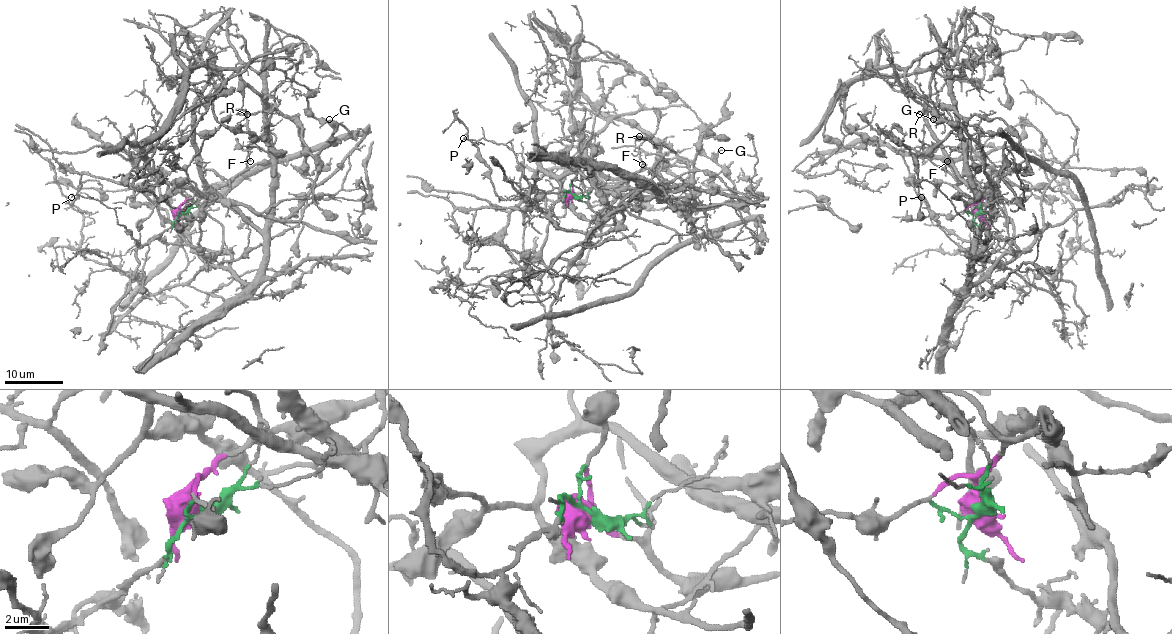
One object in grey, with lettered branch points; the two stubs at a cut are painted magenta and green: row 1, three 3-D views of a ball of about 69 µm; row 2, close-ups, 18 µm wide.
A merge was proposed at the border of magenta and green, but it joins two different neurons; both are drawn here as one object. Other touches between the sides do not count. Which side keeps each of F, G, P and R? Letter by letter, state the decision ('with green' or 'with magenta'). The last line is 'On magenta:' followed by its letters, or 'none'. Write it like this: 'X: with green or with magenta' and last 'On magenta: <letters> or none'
F: with magenta
G: with magenta
P: with green
R: with magenta
On magenta: F, G, R

